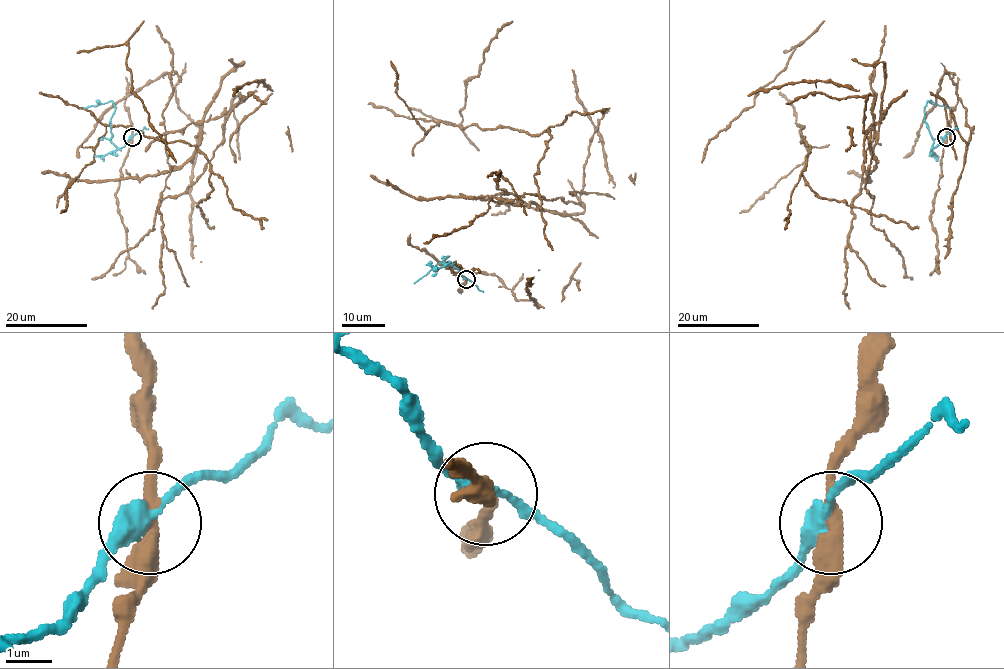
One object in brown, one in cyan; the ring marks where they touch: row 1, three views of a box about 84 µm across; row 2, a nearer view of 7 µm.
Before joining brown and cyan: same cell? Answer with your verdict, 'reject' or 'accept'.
reject

